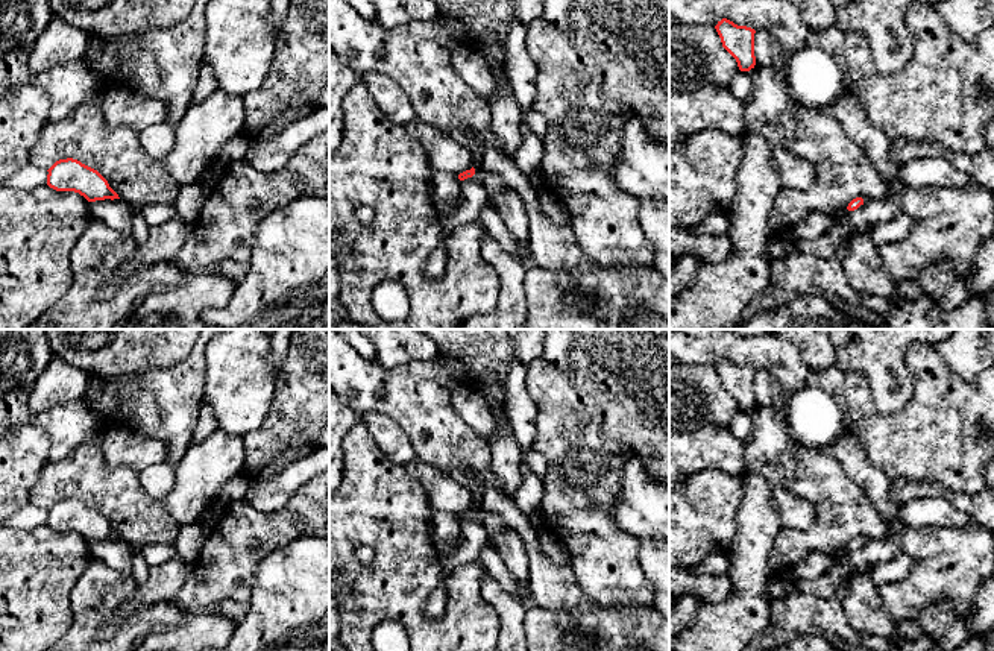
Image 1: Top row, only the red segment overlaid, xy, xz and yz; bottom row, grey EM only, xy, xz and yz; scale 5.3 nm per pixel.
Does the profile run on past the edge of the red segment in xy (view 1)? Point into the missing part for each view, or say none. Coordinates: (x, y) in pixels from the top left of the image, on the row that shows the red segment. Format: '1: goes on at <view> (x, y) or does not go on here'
1: does not go on here

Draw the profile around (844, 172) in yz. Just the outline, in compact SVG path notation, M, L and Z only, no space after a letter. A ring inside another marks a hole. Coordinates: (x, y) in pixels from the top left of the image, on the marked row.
M760 67L751 76L753 94L745 102L747 134L765 137L771 146L785 147L788 152L809 161L816 168L813 185L807 191L782 188L768 217L769 235L785 235L810 212L844 212L856 197L886 200L891 182L886 182L863 150L847 135L844 127L826 108L797 103L788 94L788 80L774 67Z

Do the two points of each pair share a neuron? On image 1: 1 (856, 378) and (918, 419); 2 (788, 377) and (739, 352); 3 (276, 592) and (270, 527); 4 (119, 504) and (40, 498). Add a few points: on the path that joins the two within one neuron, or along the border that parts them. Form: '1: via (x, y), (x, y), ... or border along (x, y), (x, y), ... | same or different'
1: via (859, 398), (880, 422), (899, 422) | same
2: via (785, 361), (770, 352), (754, 352) | same
3: border along (307, 537), (272, 550), (252, 580) | different
4: via (99, 489), (59, 489) | same

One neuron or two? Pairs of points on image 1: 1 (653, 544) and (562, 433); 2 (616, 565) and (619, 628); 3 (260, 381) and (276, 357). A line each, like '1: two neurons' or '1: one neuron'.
1: two neurons
2: two neurons
3: two neurons

